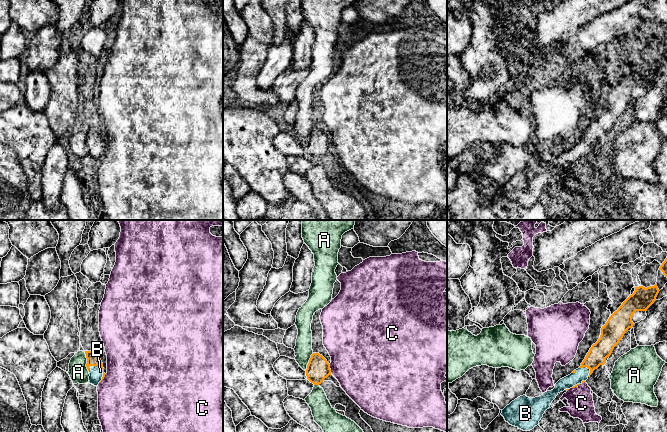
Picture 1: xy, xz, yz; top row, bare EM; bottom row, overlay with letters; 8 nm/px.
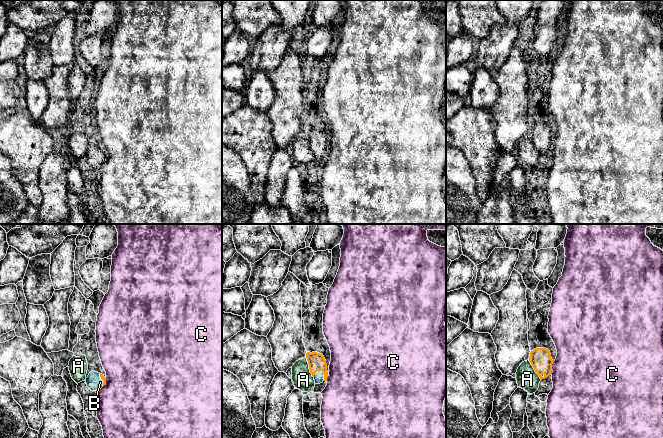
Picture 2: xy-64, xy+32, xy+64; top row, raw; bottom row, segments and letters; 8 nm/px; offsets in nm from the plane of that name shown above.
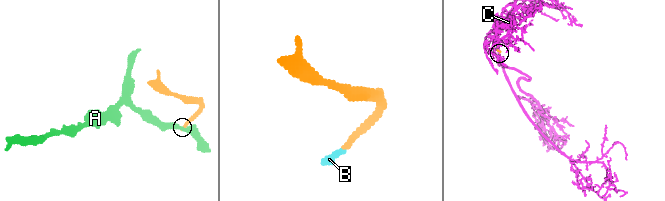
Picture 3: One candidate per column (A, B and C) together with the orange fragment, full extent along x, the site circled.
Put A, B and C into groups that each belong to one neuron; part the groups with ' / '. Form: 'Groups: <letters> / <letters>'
Groups: A / B / C

